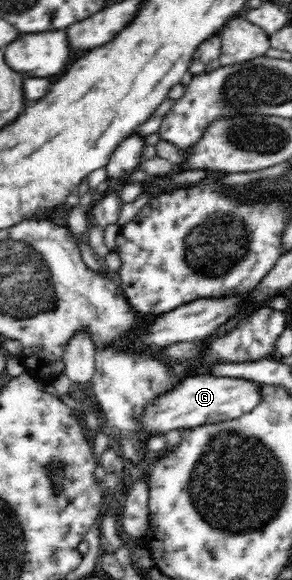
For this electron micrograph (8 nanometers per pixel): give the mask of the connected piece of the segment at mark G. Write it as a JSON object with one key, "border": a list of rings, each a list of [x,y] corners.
{"border":[[[199,374],[180,378],[173,391],[163,395],[152,404],[143,417],[145,429],[151,435],[165,434],[174,429],[188,430],[189,428],[219,421],[239,420],[246,414],[251,414],[264,399],[265,385],[252,379]]]}

